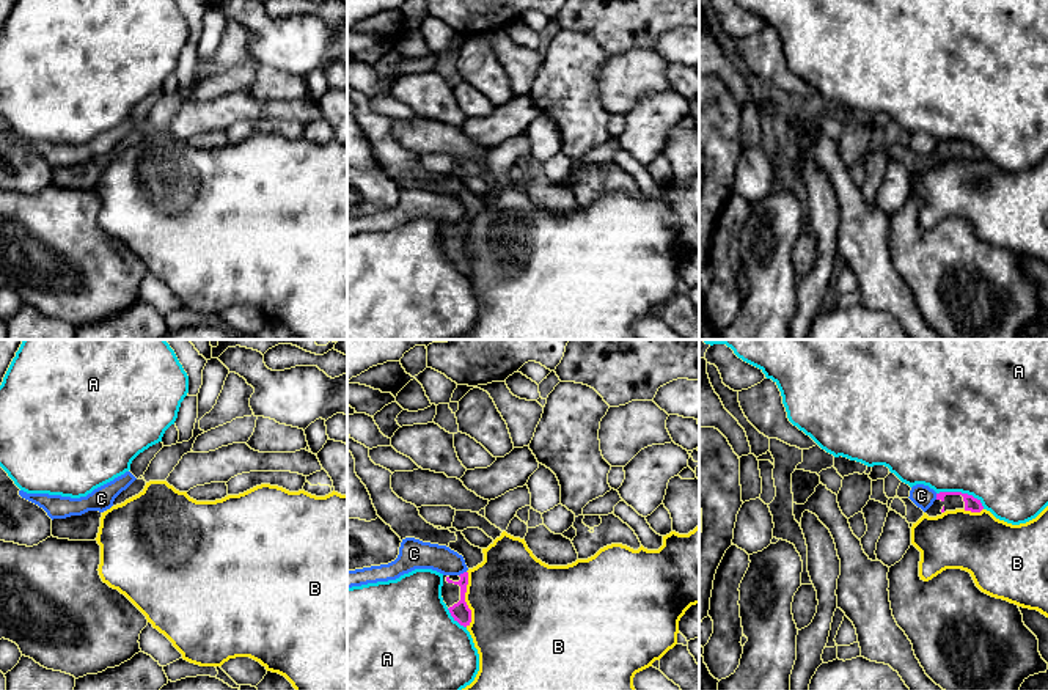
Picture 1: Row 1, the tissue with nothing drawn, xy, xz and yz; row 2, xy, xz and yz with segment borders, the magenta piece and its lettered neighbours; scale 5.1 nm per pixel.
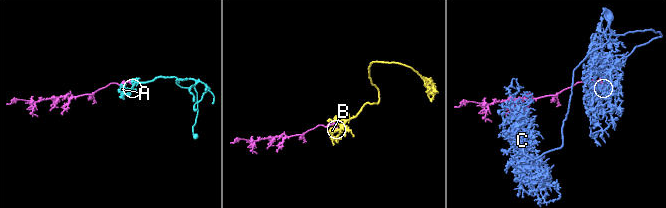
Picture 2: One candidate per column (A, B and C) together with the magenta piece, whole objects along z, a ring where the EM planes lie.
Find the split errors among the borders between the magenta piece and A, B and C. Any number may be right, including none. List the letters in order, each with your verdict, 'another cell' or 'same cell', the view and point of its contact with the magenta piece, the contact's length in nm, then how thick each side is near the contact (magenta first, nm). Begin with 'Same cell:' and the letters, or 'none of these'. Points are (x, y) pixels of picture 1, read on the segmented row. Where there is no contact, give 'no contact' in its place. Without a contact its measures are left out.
Same cell: none of these
A: another cell; contact yz (960, 492); length 260 nm; calibres 70 and 500 nm
B: another cell; contact xz (464, 599); length 280 nm; calibres 90 and 460 nm
C: another cell; contact xz (464, 572); length 50 nm; calibres 90 and 140 nm

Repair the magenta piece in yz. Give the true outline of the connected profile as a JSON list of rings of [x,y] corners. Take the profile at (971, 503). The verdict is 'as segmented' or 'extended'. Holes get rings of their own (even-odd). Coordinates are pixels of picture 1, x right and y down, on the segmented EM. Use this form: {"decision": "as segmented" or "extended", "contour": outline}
{"decision": "extended", "contour": [[[940,492],[936,494],[936,500],[925,511],[929,517],[941,516],[946,511],[965,509],[971,512],[980,512],[984,509],[980,500],[973,495],[962,492]]]}

